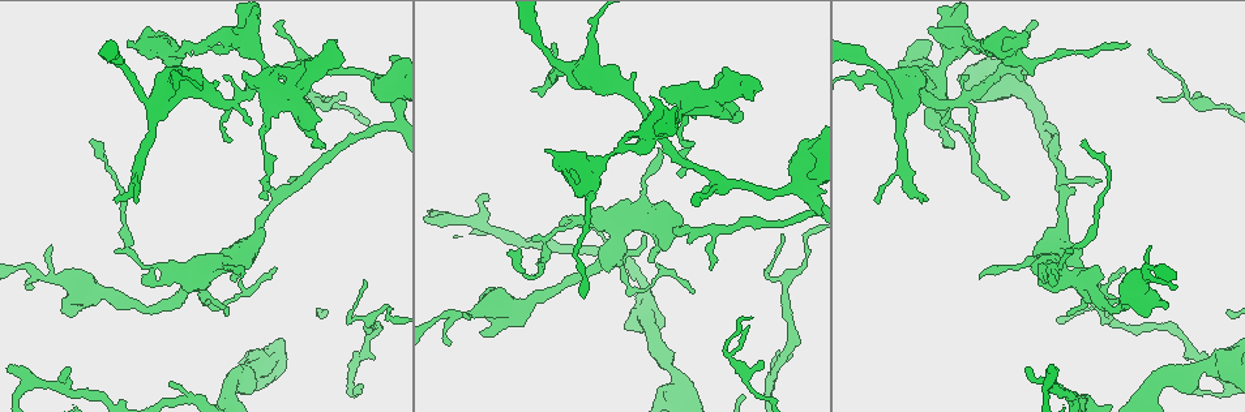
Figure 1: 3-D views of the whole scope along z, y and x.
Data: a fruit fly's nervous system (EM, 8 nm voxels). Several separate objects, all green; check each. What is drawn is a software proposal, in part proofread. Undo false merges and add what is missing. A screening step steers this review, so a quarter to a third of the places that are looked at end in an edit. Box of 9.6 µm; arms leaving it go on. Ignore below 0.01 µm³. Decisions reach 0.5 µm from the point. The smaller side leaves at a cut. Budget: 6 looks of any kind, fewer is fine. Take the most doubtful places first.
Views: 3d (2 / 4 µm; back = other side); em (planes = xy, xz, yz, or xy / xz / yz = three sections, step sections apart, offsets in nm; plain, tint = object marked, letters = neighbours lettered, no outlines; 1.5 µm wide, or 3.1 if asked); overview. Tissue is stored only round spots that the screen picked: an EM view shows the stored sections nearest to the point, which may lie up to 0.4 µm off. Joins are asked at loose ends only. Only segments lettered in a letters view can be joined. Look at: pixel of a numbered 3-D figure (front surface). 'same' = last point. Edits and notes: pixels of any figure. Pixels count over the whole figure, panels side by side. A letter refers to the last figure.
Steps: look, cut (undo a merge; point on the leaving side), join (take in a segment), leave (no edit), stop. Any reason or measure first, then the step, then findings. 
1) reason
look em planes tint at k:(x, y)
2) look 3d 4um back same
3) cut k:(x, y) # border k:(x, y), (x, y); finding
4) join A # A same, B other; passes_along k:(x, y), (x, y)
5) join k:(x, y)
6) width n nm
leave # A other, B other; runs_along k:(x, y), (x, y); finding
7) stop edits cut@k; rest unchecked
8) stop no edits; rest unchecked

free end
look em xy step 4 letters at 1:(930, 43)

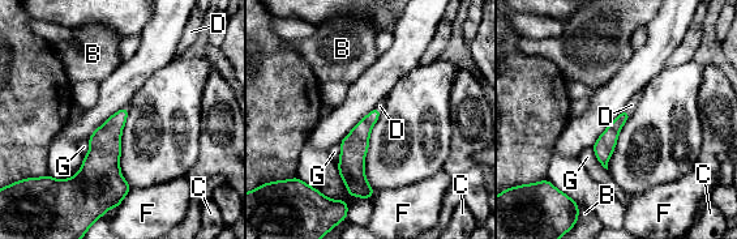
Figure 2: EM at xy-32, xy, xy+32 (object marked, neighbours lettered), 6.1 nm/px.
look em planes letters same

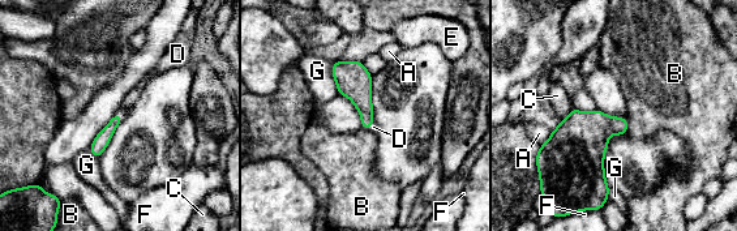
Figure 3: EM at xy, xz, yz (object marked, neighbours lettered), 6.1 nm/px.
join D # A other, B other, C other, D same, E other, F other, G other; passes_along 3:(102, 140), (119, 115), (128, 102); the cell continues

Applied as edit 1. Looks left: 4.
branch stops here
look 3d 4um at 1:(235, 26)

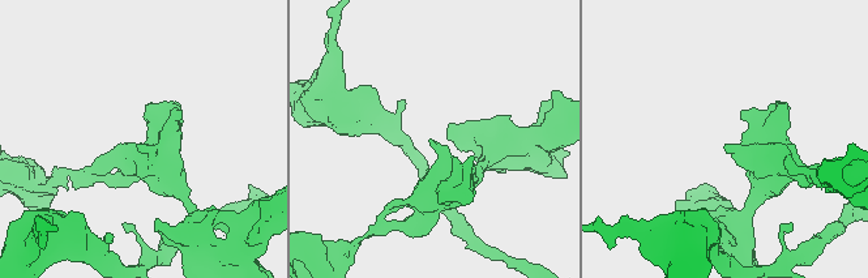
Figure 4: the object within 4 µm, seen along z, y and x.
need the tissue
look em planes letters at 4:(725, 146)

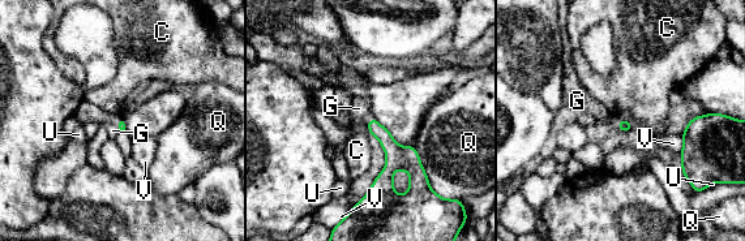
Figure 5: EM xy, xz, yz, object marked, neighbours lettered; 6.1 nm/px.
leave # C other, G other, Q other, U other, V other; border 5:(616, 128), (623, 130); no lettered segment goes on from it

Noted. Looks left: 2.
stop edits join@3; rest unchecked

